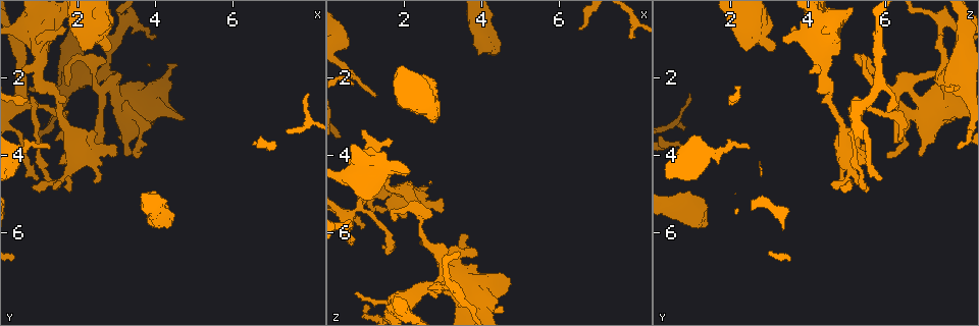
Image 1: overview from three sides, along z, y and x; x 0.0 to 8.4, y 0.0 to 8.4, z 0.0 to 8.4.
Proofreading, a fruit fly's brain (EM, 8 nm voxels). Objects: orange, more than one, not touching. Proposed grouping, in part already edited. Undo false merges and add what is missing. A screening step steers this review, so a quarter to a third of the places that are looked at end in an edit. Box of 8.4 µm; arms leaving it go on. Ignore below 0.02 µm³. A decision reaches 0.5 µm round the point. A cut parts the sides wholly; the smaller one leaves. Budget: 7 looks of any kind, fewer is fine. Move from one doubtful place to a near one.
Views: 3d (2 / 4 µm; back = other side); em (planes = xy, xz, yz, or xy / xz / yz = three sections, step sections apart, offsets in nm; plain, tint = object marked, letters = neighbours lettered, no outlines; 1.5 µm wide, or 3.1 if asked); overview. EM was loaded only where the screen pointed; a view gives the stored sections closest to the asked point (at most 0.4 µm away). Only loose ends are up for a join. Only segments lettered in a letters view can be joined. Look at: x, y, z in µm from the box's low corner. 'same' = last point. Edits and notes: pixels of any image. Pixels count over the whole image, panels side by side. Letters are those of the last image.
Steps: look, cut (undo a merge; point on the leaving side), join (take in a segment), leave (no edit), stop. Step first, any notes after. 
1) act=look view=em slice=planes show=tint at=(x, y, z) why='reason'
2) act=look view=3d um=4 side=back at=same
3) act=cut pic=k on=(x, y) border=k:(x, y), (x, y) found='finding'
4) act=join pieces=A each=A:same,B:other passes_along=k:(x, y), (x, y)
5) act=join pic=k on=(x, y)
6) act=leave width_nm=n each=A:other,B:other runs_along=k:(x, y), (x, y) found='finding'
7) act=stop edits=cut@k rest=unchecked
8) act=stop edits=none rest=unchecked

act=look view=em slice=planes show=letters at=(2.70, 0.90, 2.85) why='calibre changes'

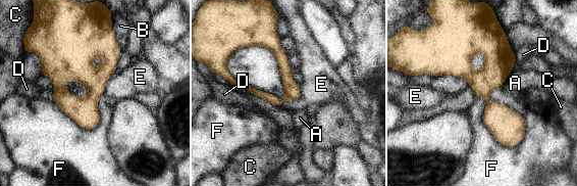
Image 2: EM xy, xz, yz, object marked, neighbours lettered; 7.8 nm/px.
act=leave width_nm=130 each=A:other,B:other,C:other,D:other,E:other,F:other found='one neuron here'

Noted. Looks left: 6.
act=look view=em slice=xz step=4 show=letters at=(0.95, 1.15, 3.40) why='branch stops here'

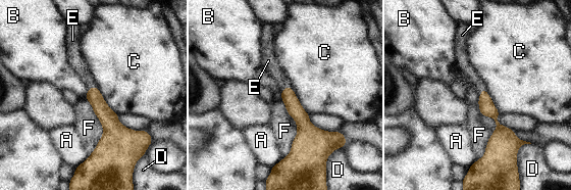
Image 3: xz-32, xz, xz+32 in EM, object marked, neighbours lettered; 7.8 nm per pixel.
act=look view=em slice=planes show=letters at=same

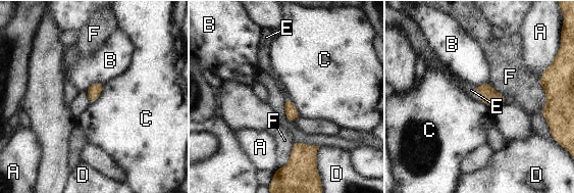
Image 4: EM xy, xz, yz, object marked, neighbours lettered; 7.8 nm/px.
act=join pieces=E each=A:other,B:other,C:other,D:other,E:same,F:other passes_along=4:(485, 93), (476, 93), (471, 90) found='it goes on there'

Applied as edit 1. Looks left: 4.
act=look view=3d um=2 at=(4.50, 1.65, 7.90) why='stops while still wide'

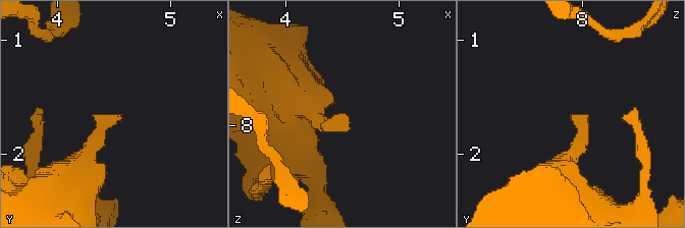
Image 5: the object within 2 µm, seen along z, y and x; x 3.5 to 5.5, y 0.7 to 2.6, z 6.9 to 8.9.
act=look view=em slice=planes show=letters at=(4.52, 1.66, 7.88)

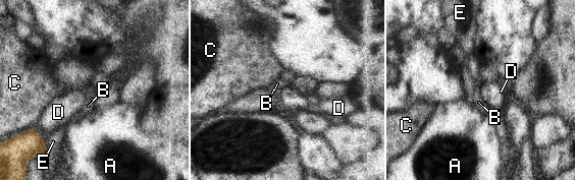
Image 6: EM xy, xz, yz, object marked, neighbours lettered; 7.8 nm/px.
act=leave each=A:other,B:other,C:other,D:other,E:other border=6:(34, 127), (44, 137) found='no lettered segment goes on from it'

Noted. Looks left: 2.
act=stop edits=join@4 rest=unchecked

